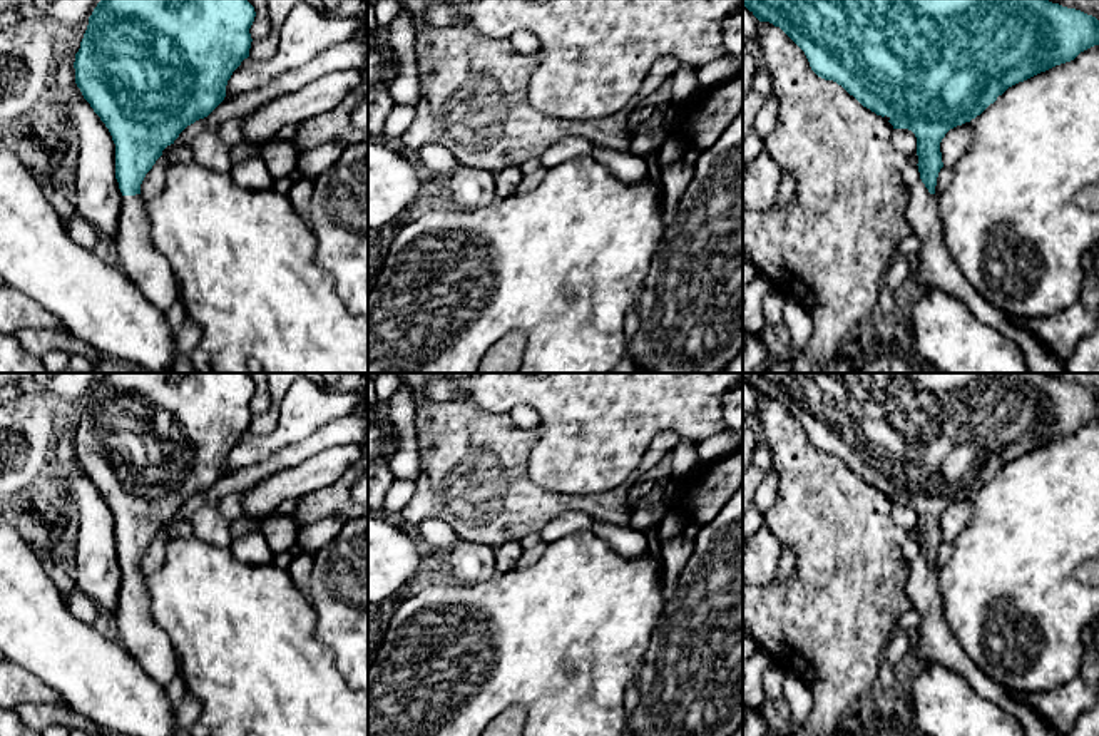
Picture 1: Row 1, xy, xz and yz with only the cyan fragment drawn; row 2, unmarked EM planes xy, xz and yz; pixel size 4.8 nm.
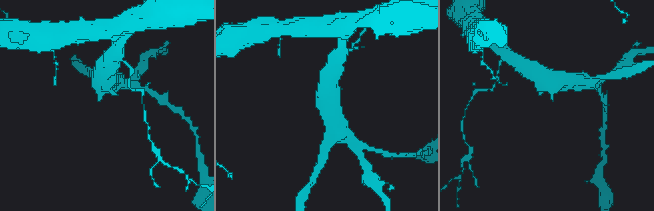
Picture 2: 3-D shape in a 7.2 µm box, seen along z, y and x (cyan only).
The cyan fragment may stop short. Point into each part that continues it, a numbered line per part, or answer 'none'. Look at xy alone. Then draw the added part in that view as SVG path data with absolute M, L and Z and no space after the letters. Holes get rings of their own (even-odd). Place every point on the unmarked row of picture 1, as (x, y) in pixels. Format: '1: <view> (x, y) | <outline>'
1: xy (148, 643) | M141 569L122 572L122 584L114 614L120 644L137 664L161 686L167 686L179 672L174 647L167 632L157 626L151 612L151 597Z

